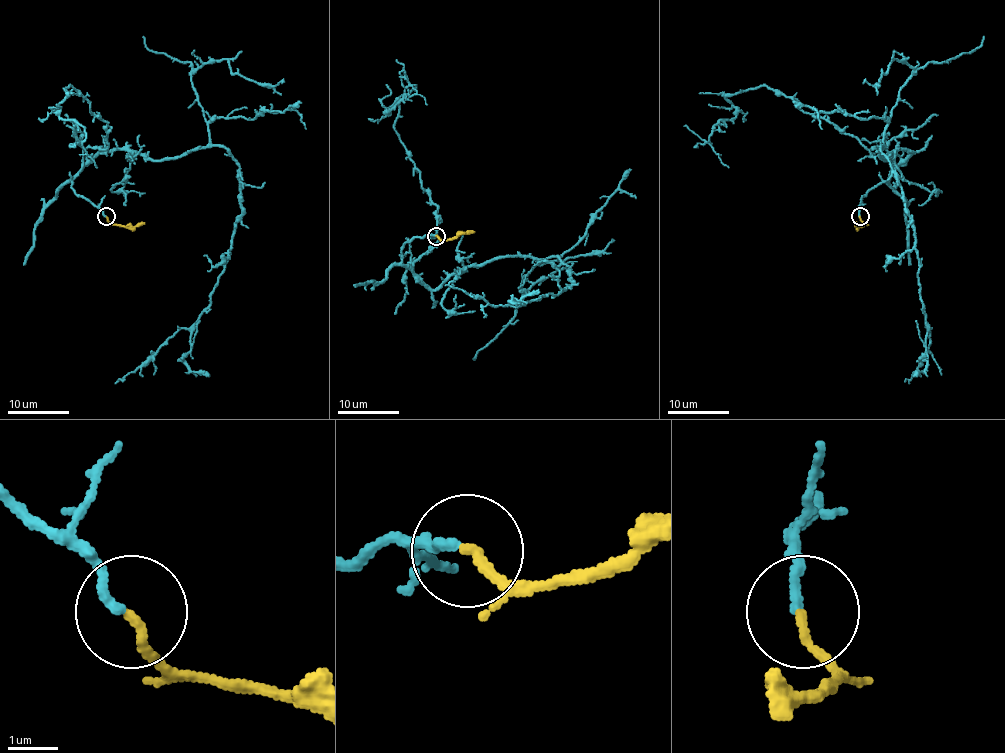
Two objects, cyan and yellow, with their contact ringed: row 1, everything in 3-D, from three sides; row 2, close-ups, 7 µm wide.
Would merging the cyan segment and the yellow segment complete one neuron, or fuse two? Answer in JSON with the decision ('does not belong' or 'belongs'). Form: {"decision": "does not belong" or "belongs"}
{"decision": "does not belong"}

